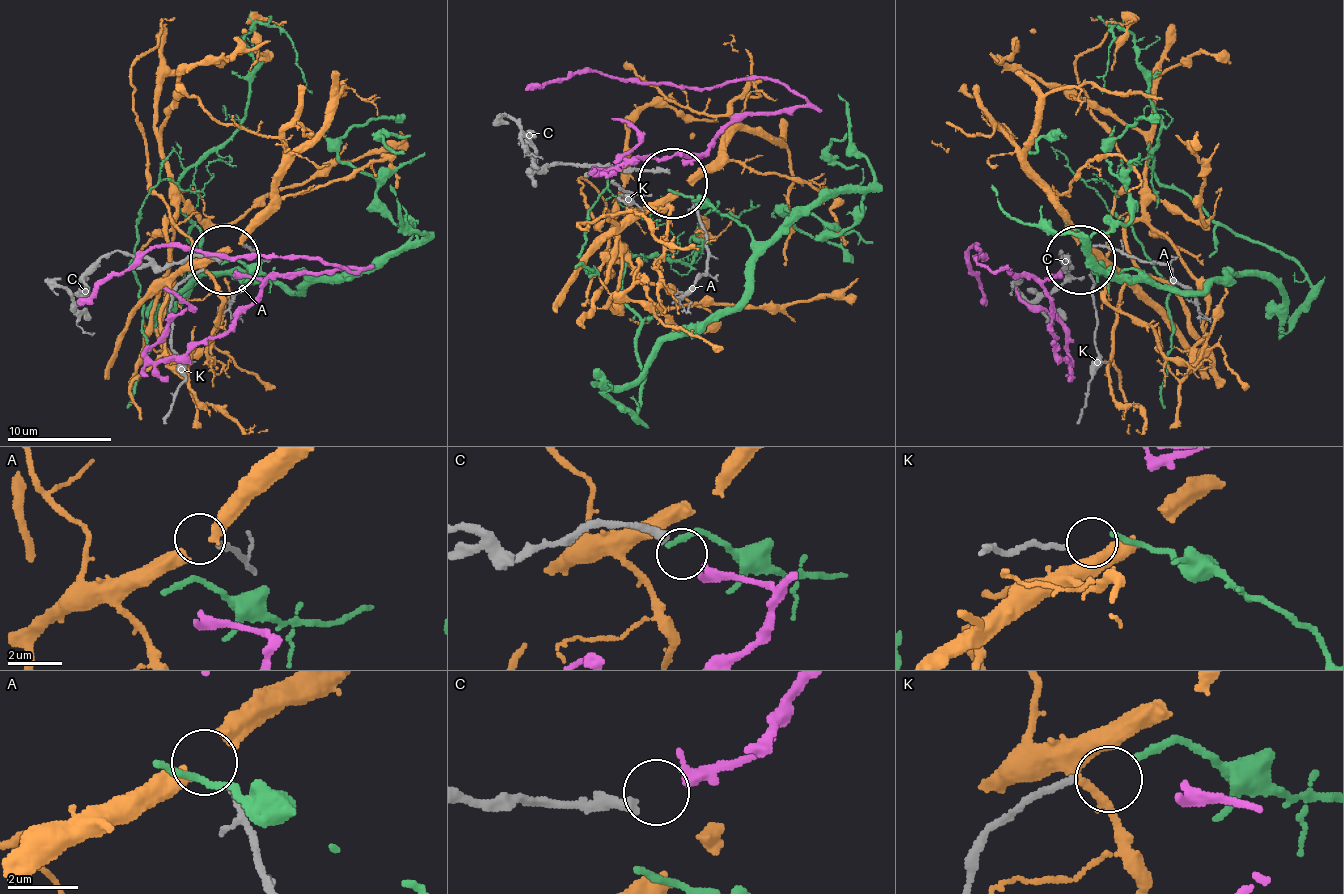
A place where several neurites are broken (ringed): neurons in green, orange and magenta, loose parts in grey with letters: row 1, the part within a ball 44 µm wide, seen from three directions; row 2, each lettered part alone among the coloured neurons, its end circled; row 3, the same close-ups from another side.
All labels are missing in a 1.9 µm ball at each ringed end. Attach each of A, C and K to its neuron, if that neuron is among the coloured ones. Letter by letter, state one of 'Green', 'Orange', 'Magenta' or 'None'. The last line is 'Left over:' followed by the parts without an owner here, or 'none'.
A: Orange
C: Magenta
K: Green
Left over: none

